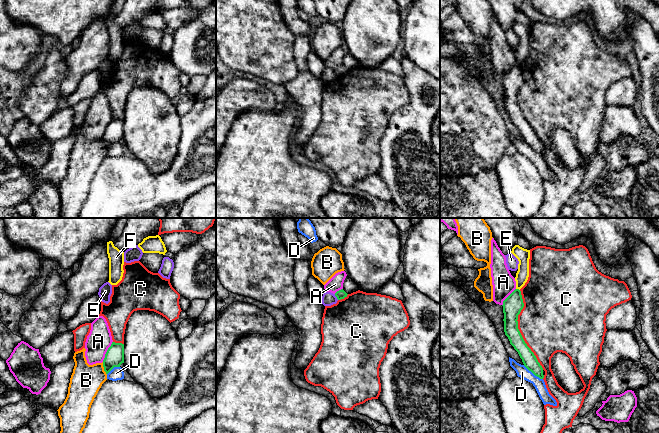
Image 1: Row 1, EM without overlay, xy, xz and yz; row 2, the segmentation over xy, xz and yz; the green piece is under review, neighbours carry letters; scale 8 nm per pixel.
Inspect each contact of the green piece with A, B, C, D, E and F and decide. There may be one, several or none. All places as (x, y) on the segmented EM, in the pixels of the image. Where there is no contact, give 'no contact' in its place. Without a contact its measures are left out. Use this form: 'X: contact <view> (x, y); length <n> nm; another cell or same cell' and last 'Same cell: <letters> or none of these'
A: contact xy (107, 351); length 190 nm; another cell
B: contact xy (104, 368); length 110 nm; another cell
C: contact yz (518, 330); length 650 nm; another cell
D: contact yz (533, 373); length 200 nm; another cell
E: contact xz (336, 296); length 60 nm; another cell
F: contact yz (518, 289); length 40 nm; same cell
Same cell: F

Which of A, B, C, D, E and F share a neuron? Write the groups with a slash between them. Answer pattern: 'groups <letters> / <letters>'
groups A / B / C / D / E / F

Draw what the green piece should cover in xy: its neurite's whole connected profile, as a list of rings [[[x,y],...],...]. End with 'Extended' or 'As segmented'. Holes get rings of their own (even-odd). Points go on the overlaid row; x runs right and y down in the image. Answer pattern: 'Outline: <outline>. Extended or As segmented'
Outline: [[[112,342],[103,360],[103,367],[108,374],[114,367],[120,367],[124,363],[124,344]]]. As segmented

